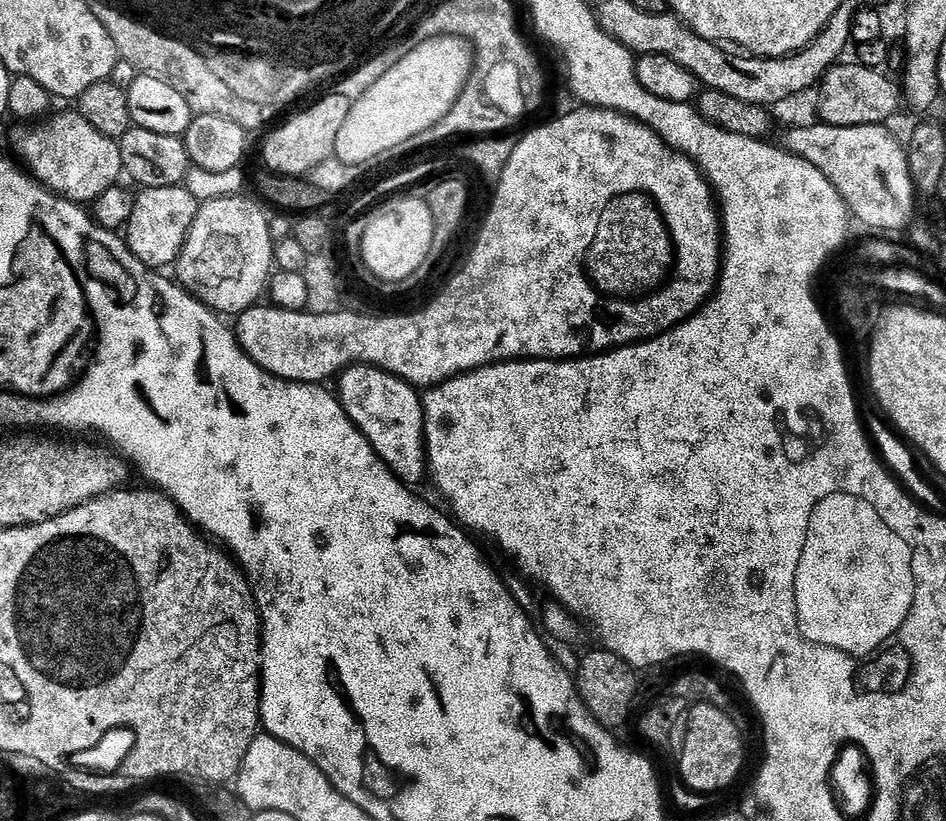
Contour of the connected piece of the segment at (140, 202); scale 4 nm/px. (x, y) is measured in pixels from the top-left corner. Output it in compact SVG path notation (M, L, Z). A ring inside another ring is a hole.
M174 185L165 188L145 188L137 191L135 197L134 210L130 214L130 222L126 225L128 251L147 268L171 269L188 240L188 232L196 217L198 201L184 186Z

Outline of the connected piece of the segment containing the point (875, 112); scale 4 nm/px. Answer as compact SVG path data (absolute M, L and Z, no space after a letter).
M857 62L837 63L828 69L824 79L818 85L820 92L820 116L825 124L834 126L870 126L871 124L889 123L888 119L895 114L902 104L902 88L884 72L867 68Z

